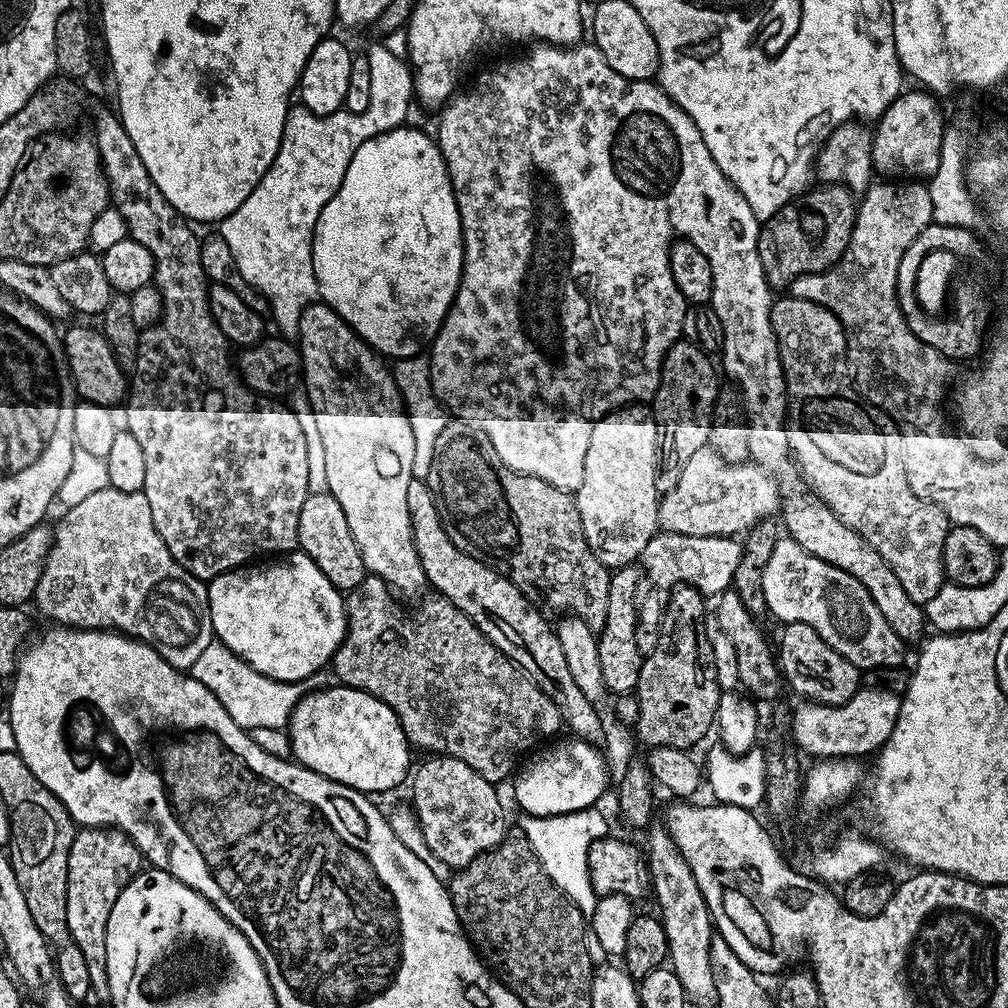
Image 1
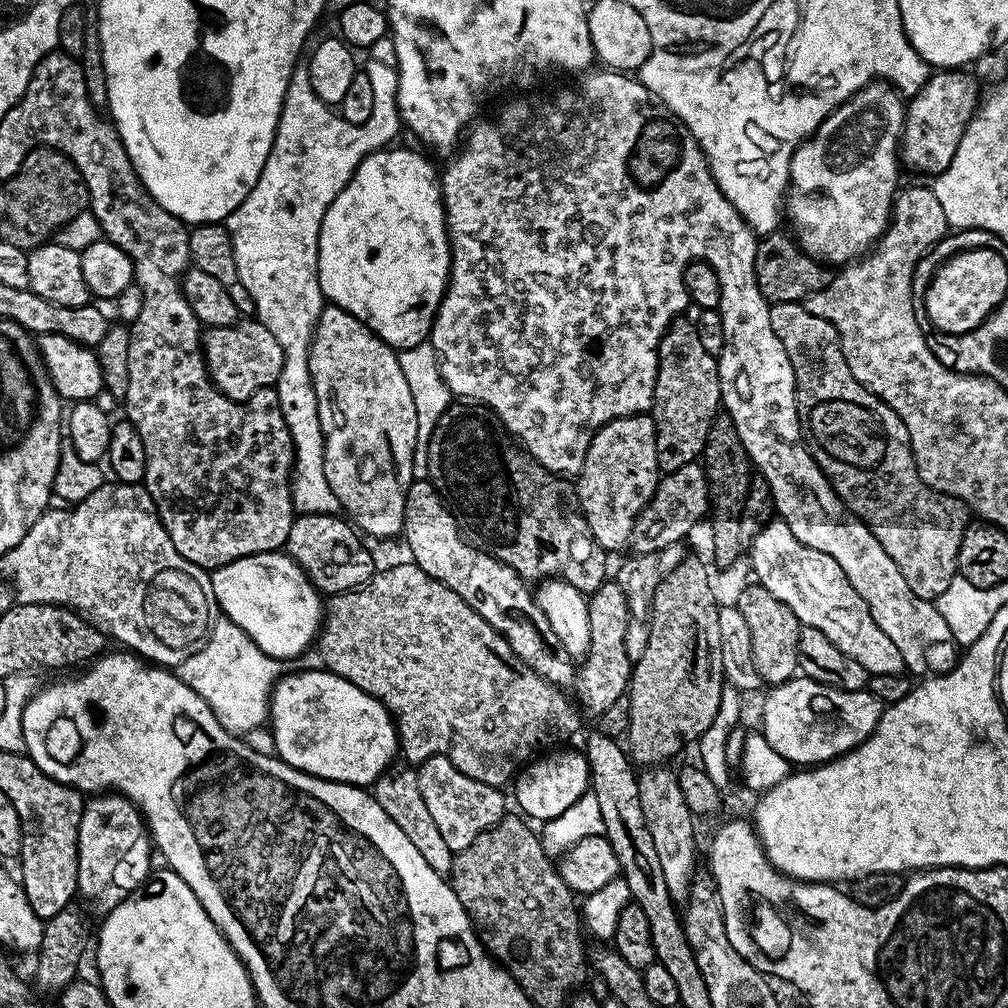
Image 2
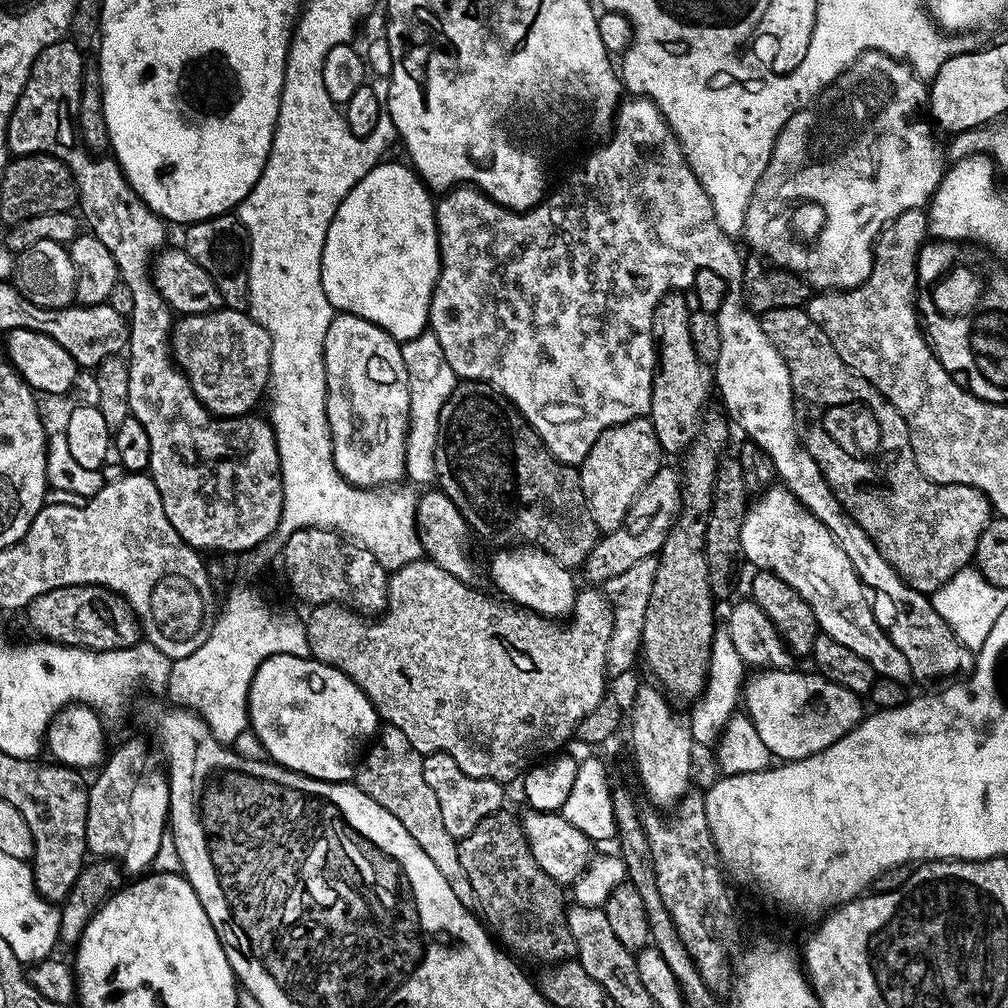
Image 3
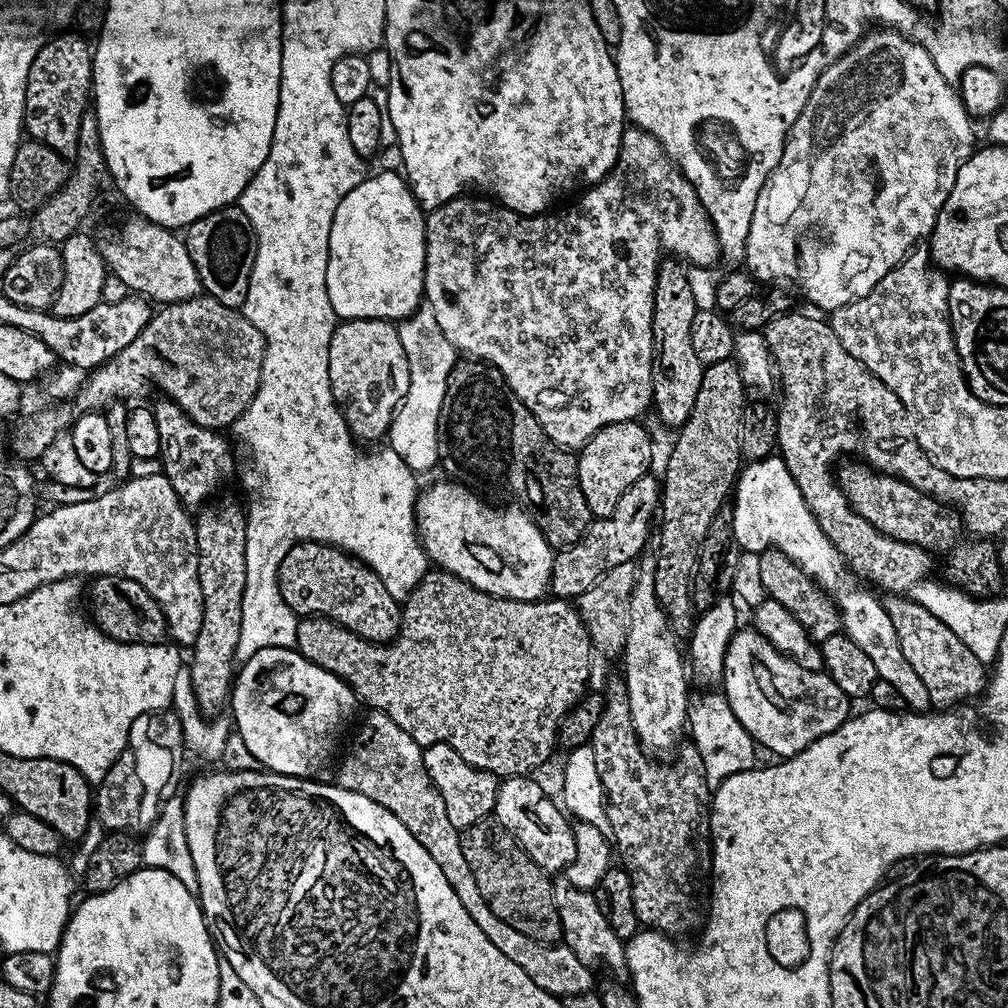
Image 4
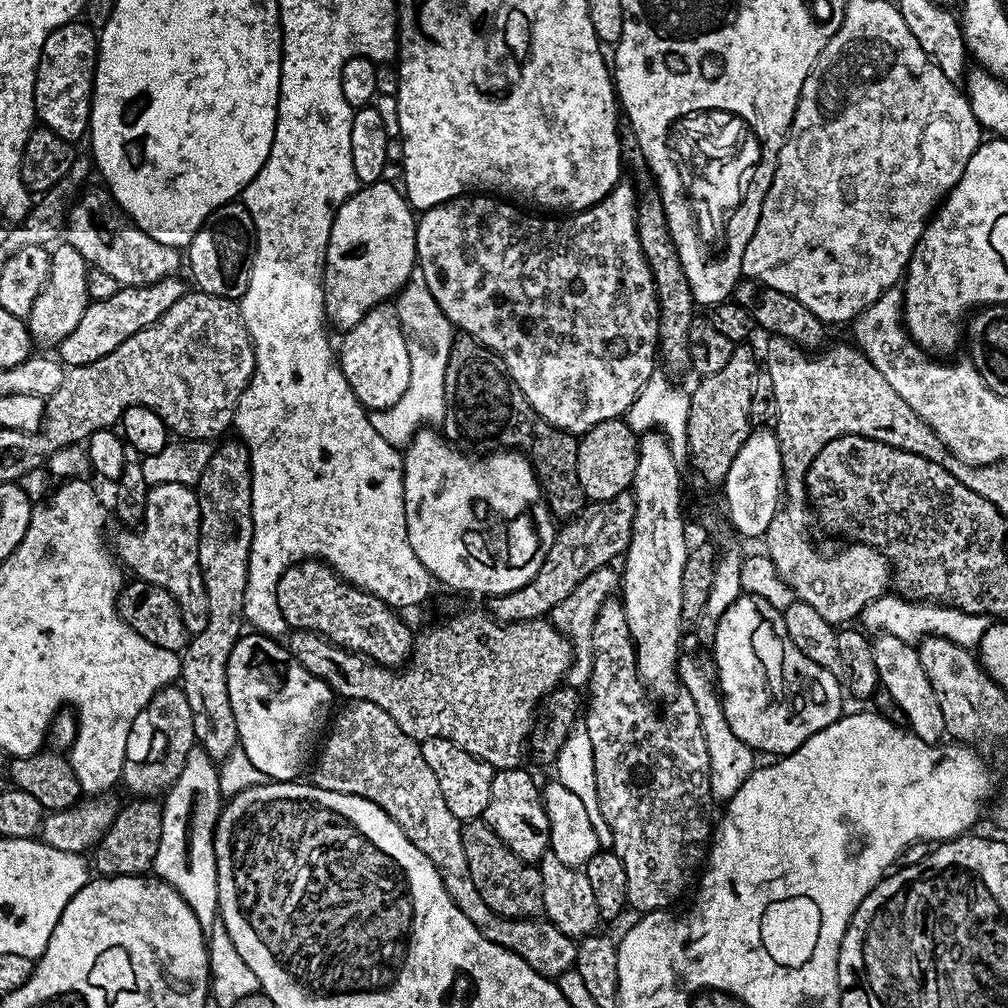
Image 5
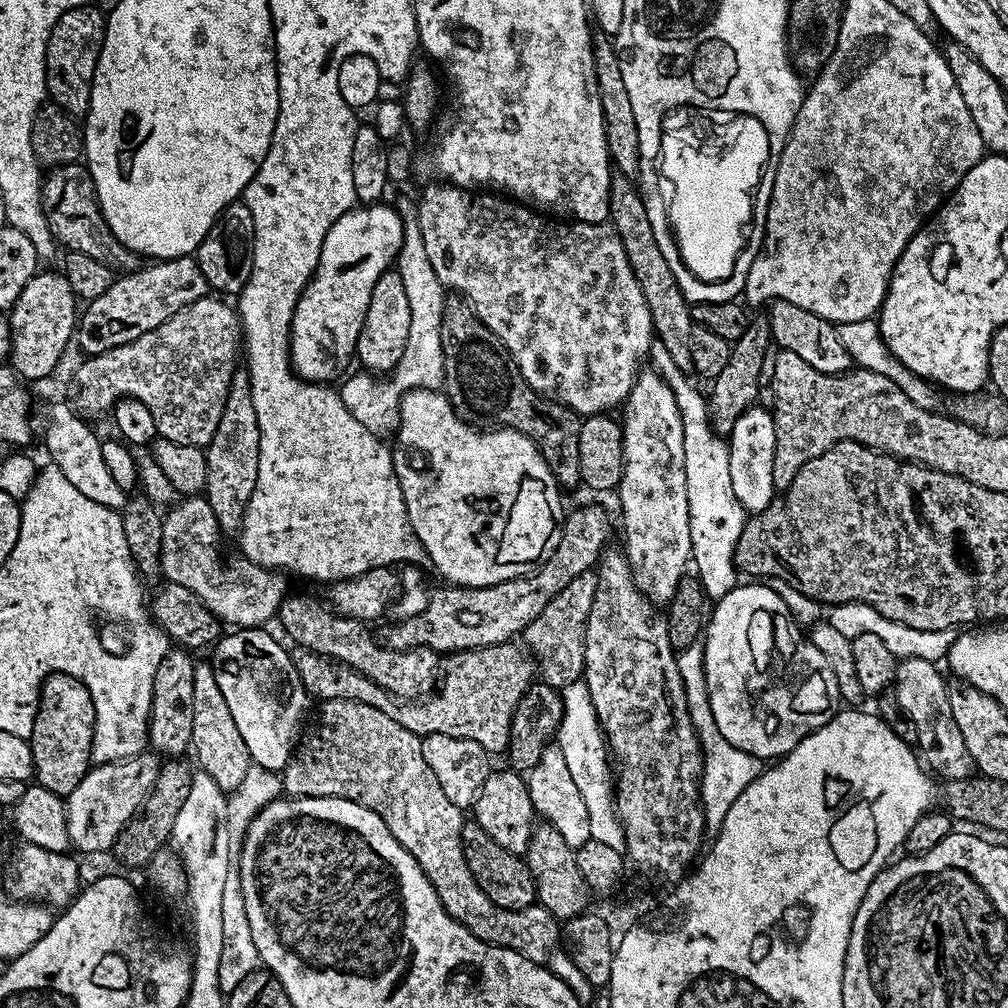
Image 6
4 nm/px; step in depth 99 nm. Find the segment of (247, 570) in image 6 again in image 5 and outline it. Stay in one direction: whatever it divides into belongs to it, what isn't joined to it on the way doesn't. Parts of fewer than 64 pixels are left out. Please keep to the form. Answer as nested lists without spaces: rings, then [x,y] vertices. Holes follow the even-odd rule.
[[[180,484],[151,485],[139,527],[121,532],[116,548],[114,544],[114,552],[119,563],[127,571],[128,568],[132,571],[133,577],[162,586],[178,602],[181,613],[196,612],[199,608],[201,611],[204,583],[198,562],[200,511],[198,498],[191,487]]]

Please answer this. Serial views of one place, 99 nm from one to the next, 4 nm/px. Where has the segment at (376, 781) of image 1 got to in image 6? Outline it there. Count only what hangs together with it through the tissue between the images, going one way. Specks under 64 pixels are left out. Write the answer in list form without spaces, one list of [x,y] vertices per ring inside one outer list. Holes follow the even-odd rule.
[[[263,627],[236,628],[229,636],[215,641],[211,649],[210,663],[214,670],[214,678],[218,678],[218,686],[226,698],[226,706],[230,706],[230,714],[238,726],[238,734],[242,734],[242,742],[246,742],[248,758],[252,764],[262,766],[271,772],[283,773],[288,760],[294,755],[292,739],[300,728],[300,719],[308,708],[310,697],[298,678],[298,670],[294,670],[294,662],[289,649],[276,644],[270,633]]]

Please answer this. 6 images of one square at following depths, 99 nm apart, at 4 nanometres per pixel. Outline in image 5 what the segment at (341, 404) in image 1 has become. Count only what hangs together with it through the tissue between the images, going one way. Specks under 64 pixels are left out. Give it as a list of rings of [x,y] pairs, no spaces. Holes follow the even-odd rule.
[[[395,303],[376,304],[343,336],[344,341],[338,344],[338,363],[358,402],[369,410],[394,406],[410,386],[410,350],[406,350]]]

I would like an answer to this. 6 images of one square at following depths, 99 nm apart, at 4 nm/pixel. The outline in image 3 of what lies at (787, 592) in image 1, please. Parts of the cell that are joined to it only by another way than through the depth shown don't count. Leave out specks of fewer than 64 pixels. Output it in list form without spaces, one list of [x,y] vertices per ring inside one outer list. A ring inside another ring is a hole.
[[[768,486],[749,503],[748,513],[742,522],[742,556],[753,564],[753,569],[772,572],[786,582],[814,610],[819,631],[825,636],[850,646],[854,654],[866,658],[877,676],[894,678],[906,686],[913,683],[910,662],[902,650],[892,644],[887,631],[876,621],[868,605],[869,593],[858,578],[846,550],[796,501],[783,486]]]

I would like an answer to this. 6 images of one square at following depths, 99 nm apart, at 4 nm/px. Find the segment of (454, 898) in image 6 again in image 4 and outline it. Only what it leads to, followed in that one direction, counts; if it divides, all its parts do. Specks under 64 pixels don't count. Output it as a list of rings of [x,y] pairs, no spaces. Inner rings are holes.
[[[372,710],[367,714],[368,721],[357,730],[348,753],[340,760],[340,787],[366,794],[366,798],[378,802],[390,810],[390,814],[398,817],[402,826],[406,826],[406,830],[410,830],[410,834],[414,834],[414,838],[426,846],[426,854],[438,862],[438,870],[446,874],[450,890],[458,894],[458,902],[466,906],[466,914],[478,922],[478,930],[482,930],[482,934],[486,934],[486,938],[490,938],[490,942],[494,942],[494,946],[498,946],[498,950],[502,950],[510,962],[522,966],[522,970],[530,974],[537,986],[561,998],[580,996],[590,991],[593,969],[587,968],[582,958],[578,958],[578,954],[574,954],[567,944],[547,944],[526,938],[522,930],[514,930],[514,926],[502,922],[502,918],[498,918],[498,914],[486,906],[486,898],[482,898],[478,882],[474,882],[474,873],[462,855],[461,829],[450,822],[450,817],[446,815],[446,802],[442,802],[442,794],[438,794],[424,765],[424,748],[414,742],[414,738],[410,738],[410,734],[406,734],[406,730],[402,730],[402,726],[398,726],[398,722],[394,722],[385,712]]]

